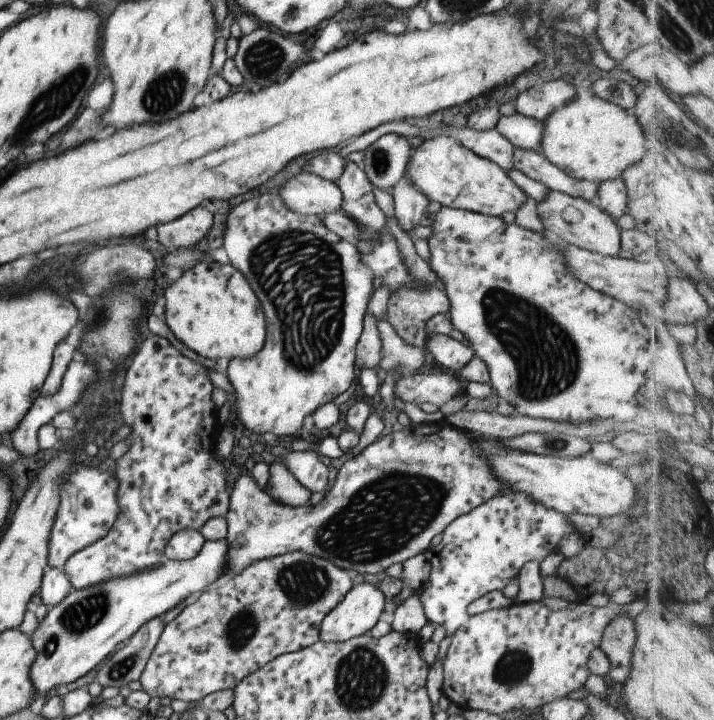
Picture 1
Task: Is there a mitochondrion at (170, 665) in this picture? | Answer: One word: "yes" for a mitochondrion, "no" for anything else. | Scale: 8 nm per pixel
no

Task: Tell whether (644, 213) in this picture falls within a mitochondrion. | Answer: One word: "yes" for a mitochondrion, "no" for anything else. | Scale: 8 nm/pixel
no

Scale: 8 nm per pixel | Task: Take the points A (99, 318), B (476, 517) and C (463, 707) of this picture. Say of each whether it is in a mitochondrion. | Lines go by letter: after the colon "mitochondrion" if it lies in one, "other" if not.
A: mitochondrion
B: other
C: other

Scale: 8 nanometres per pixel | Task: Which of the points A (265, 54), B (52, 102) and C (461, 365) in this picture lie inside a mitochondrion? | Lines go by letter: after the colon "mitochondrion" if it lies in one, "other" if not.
A: mitochondrion
B: mitochondrion
C: other

